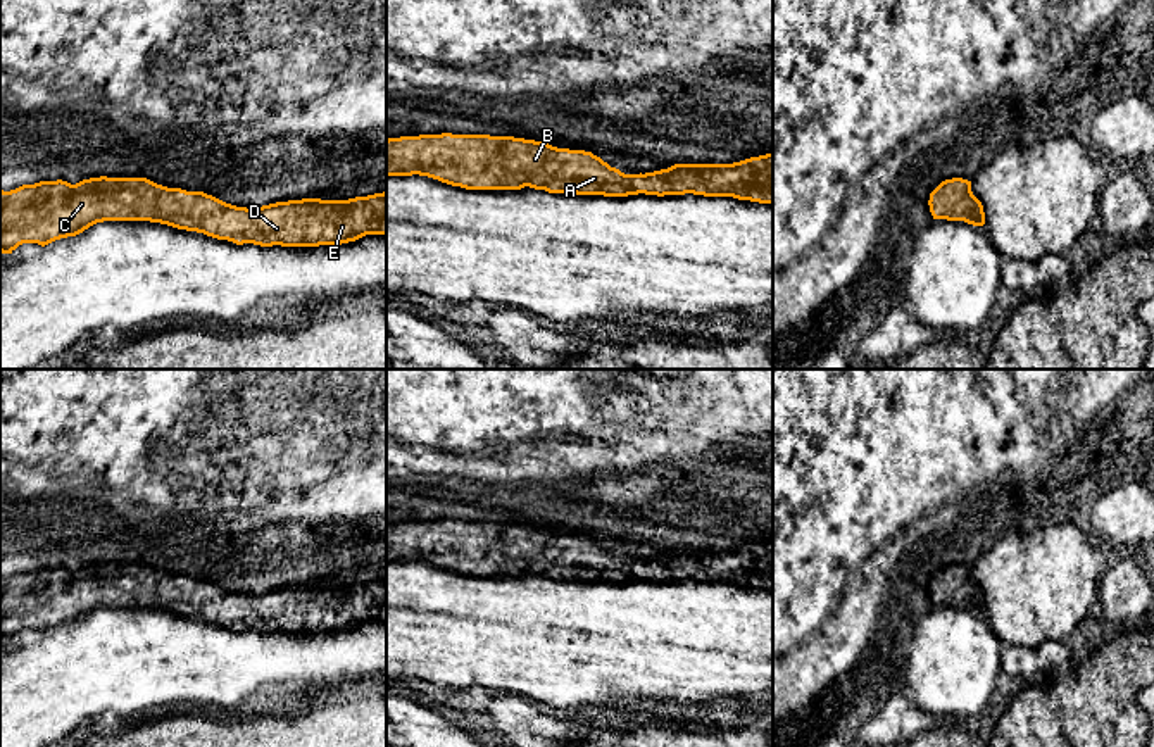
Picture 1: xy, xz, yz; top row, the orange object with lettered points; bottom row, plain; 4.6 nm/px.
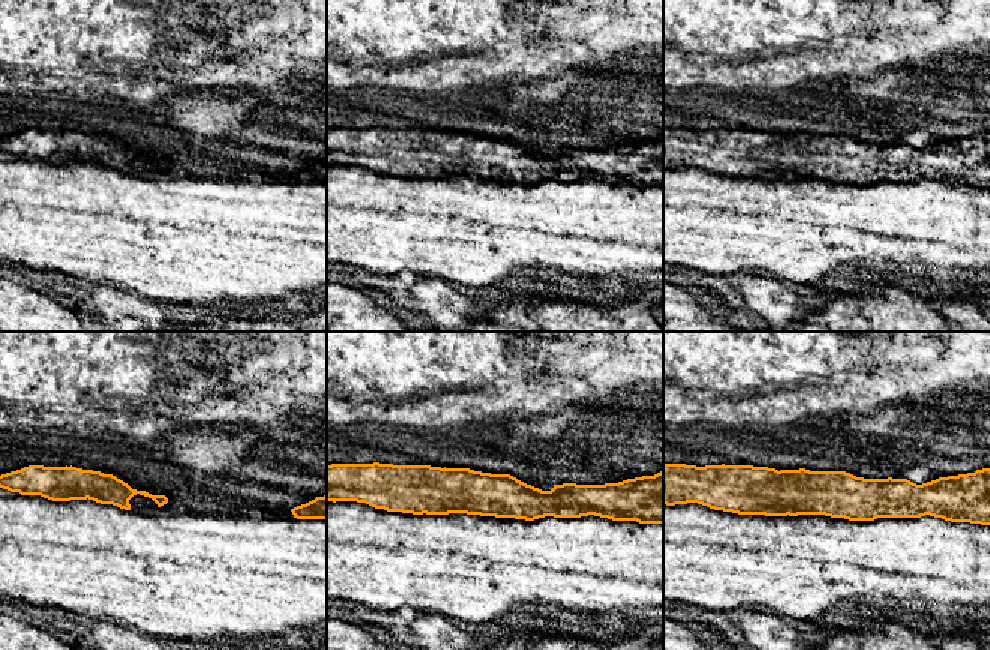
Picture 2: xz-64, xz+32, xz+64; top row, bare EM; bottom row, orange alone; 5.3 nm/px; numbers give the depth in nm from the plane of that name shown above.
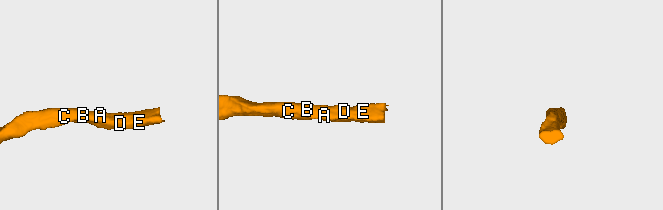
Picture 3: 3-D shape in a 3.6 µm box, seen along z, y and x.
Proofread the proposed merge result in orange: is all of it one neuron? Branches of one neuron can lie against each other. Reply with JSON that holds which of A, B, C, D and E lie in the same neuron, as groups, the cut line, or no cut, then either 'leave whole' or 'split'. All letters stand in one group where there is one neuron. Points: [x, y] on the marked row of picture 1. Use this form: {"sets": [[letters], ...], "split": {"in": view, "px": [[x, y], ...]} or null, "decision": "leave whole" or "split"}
{"sets": [["A", "B", "C", "D", "E"]], "split": null, "decision": "leave whole"}

